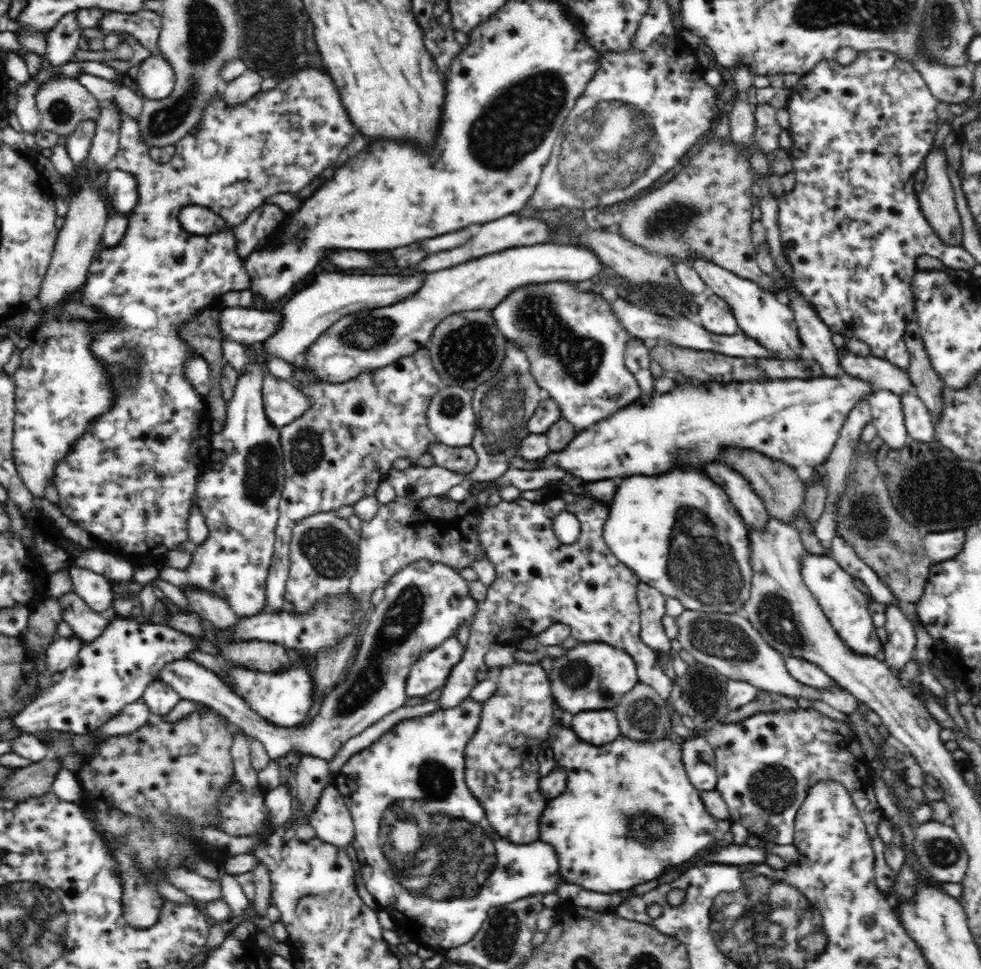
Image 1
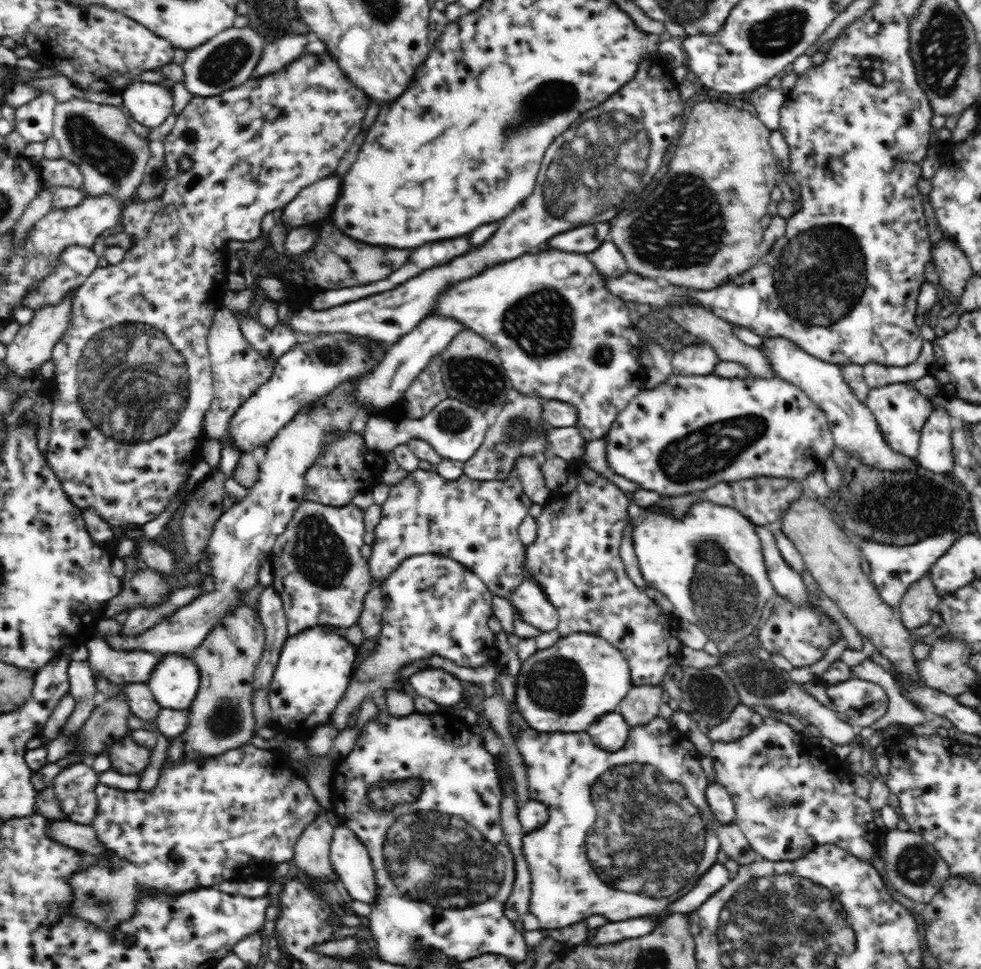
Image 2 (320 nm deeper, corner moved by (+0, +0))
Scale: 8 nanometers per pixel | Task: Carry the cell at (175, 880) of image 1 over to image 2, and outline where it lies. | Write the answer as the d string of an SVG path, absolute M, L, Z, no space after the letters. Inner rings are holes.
M51 820L48 824L48 837L52 841L72 847L85 854L104 858L109 857L111 853L100 845L90 824L80 825L71 821Z

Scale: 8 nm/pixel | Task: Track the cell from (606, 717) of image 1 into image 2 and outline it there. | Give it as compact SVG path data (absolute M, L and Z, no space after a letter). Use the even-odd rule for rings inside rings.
M615 710L612 714L604 714L602 718L592 722L588 726L587 733L596 746L600 746L602 750L614 752L626 744L630 729L631 726L626 719Z

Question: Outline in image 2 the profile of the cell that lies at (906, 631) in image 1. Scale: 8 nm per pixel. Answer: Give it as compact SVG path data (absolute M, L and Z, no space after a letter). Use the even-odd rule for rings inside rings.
M946 532L942 536L934 536L934 538L926 538L926 540L920 540L918 544L912 544L912 546L884 546L884 544L876 544L876 542L862 542L858 548L860 548L860 554L863 558L866 558L870 564L870 578L876 585L876 590L880 593L882 600L886 602L894 611L898 612L900 602L904 593L914 582L918 582L926 572L929 572L930 568L934 566L938 558L944 556L952 544L958 540L958 532Z

